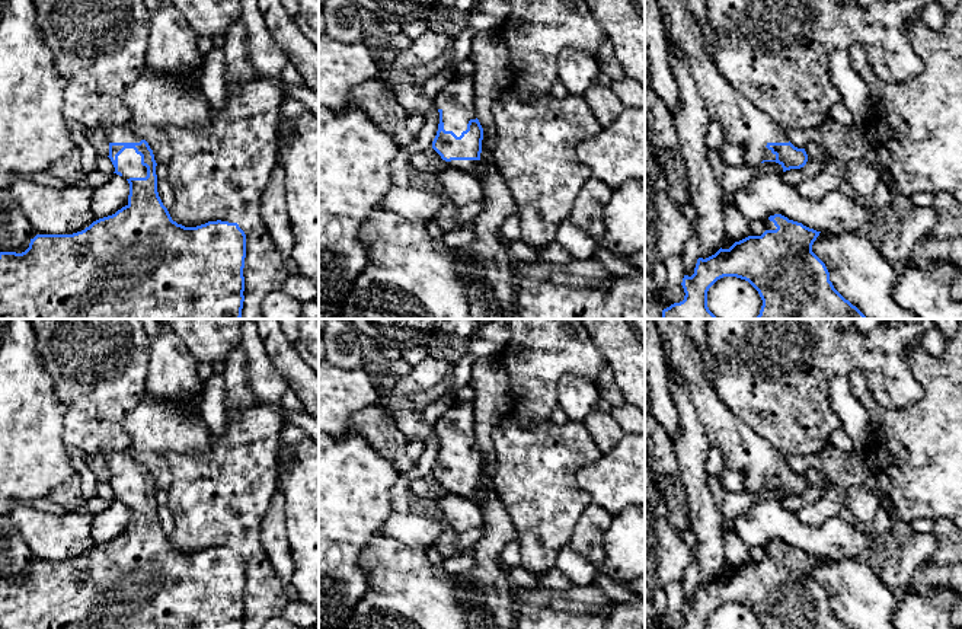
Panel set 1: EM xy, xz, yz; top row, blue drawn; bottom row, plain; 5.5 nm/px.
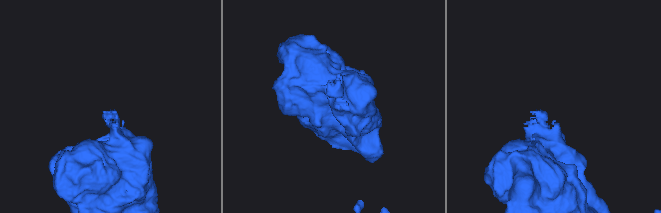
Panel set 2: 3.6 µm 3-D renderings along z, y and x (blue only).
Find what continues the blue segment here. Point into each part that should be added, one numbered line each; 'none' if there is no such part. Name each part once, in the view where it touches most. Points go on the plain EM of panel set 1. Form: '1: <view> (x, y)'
1: xy (130, 491)

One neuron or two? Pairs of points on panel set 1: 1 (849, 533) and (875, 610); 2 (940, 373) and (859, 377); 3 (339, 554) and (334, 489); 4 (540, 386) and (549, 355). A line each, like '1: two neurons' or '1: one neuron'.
1: two neurons
2: one neuron
3: one neuron
4: one neuron

